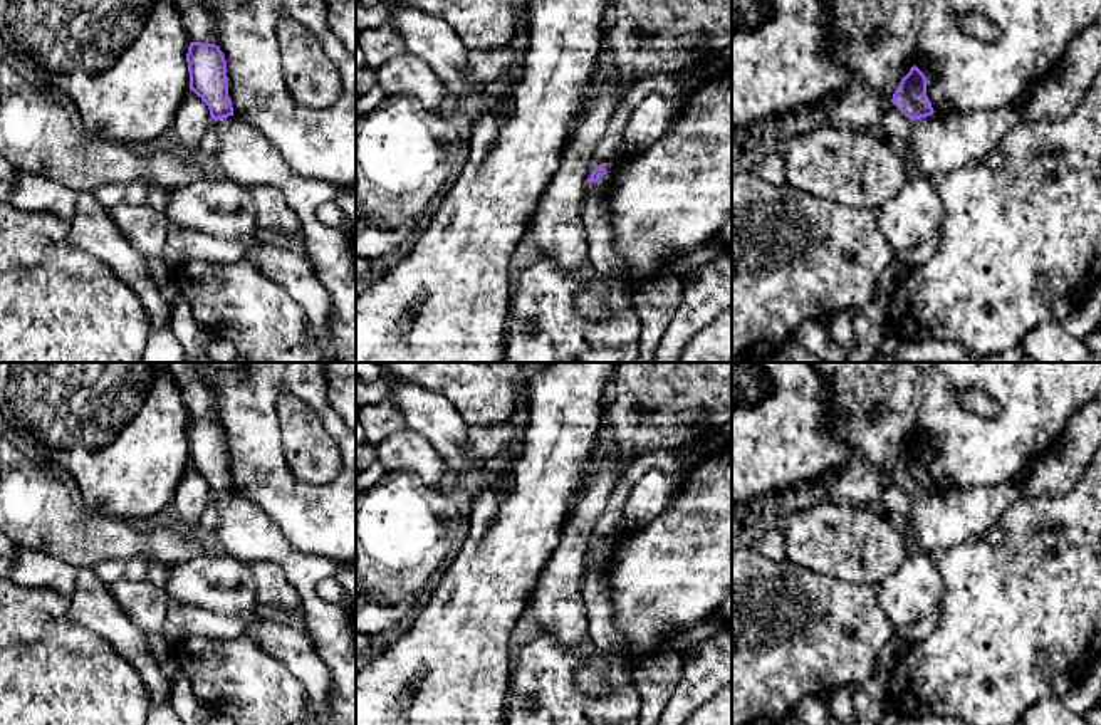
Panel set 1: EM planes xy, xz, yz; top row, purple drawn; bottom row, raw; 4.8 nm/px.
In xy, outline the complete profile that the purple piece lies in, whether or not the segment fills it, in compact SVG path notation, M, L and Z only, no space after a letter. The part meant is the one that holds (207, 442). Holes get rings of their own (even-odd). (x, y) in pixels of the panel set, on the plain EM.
M191 418L186 430L190 465L208 482L217 498L218 524L211 535L217 549L248 566L255 562L279 564L289 582L299 591L305 609L305 629L316 653L327 665L332 676L332 720L336 725L356 725L356 631L349 614L324 601L316 586L336 574L339 564L321 555L304 554L294 547L279 525L257 505L233 490L228 472L227 436L215 420Z

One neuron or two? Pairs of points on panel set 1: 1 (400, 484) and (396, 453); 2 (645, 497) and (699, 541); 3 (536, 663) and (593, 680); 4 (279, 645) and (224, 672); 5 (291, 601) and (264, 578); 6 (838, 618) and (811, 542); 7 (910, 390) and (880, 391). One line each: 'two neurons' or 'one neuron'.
1: two neurons
2: two neurons
3: two neurons
4: two neurons
5: one neuron
6: two neurons
7: one neuron

